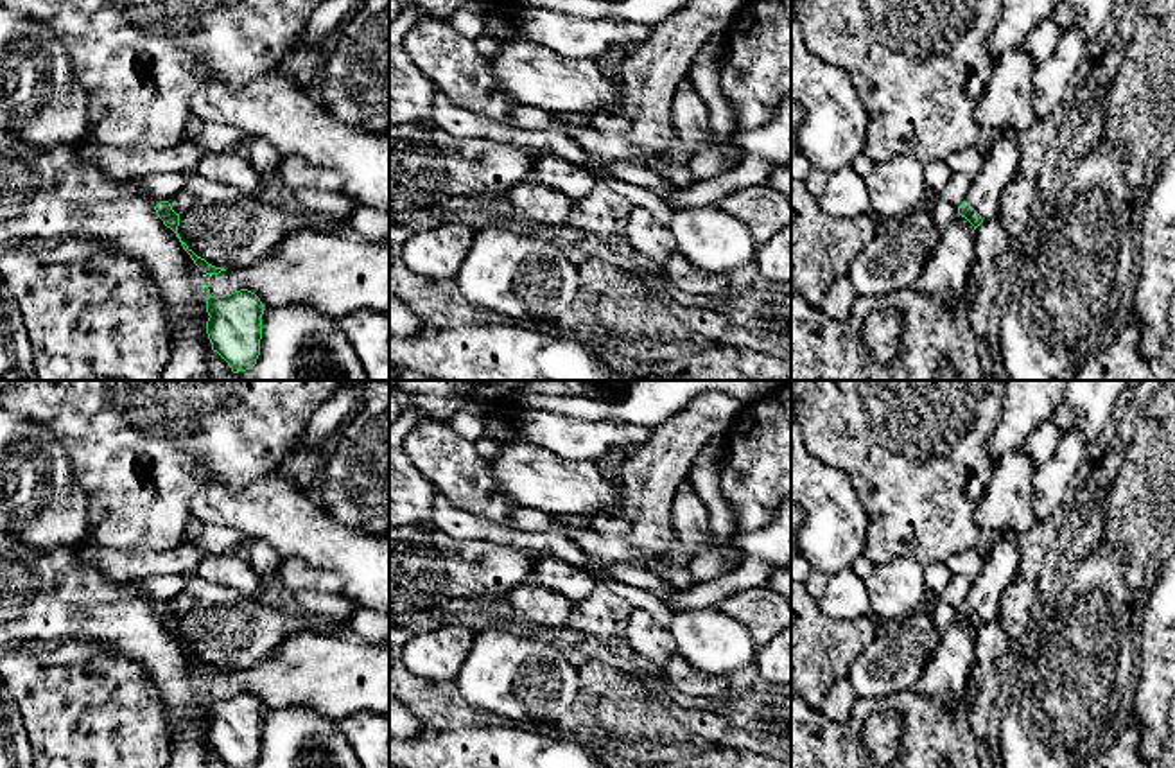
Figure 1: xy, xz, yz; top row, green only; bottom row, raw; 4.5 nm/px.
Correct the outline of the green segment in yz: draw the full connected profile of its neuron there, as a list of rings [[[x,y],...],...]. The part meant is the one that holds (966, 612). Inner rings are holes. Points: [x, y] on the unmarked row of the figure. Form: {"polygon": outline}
{"polygon": [[[1008,533],[983,547],[983,565],[972,580],[958,617],[965,619],[974,632],[983,623],[999,619],[999,603],[1008,585],[1019,576],[1021,549],[1019,533]]]}

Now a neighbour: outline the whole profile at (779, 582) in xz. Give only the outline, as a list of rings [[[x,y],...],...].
[[[791,565],[777,569],[770,580],[768,589],[784,596],[791,603]]]

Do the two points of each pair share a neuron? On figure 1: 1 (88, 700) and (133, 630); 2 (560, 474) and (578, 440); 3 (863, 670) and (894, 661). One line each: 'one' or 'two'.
1: two
2: two
3: one

